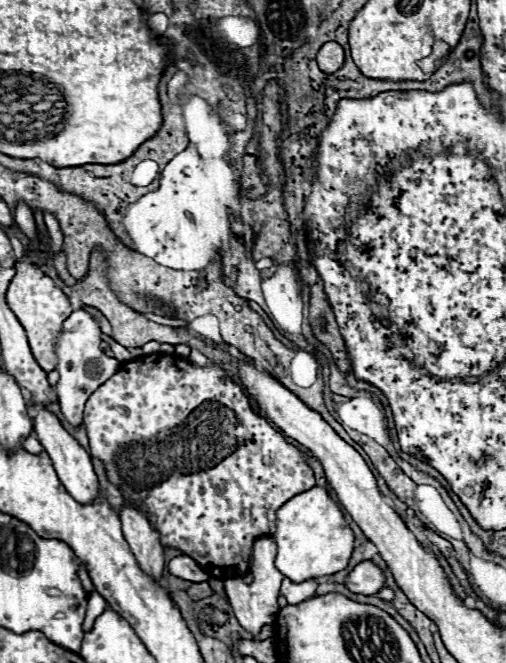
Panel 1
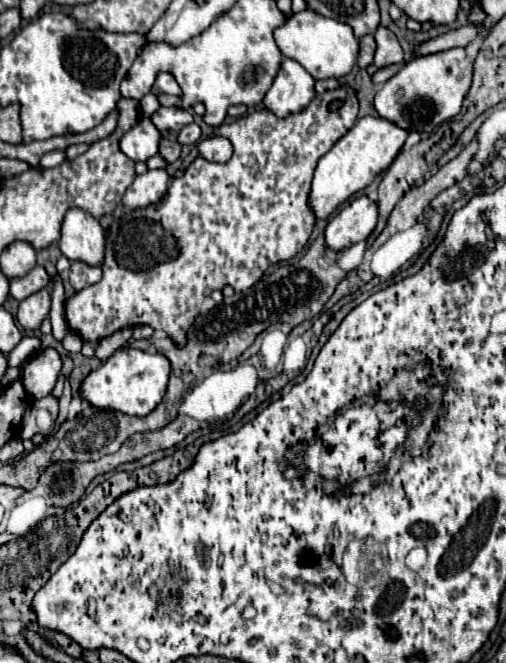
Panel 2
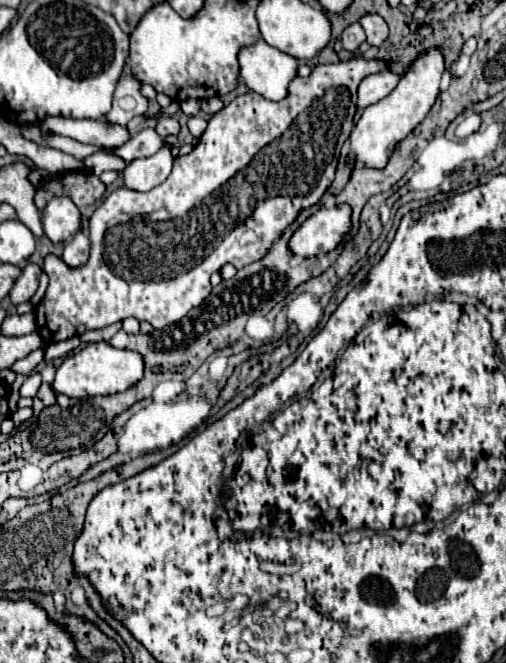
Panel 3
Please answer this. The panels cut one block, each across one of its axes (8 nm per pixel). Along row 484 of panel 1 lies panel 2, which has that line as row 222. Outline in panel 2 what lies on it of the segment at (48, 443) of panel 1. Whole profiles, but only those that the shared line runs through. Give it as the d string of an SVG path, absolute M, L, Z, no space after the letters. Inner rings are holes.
M72 208L62 224L60 250L72 262L102 266L106 236L100 222L80 208Z

